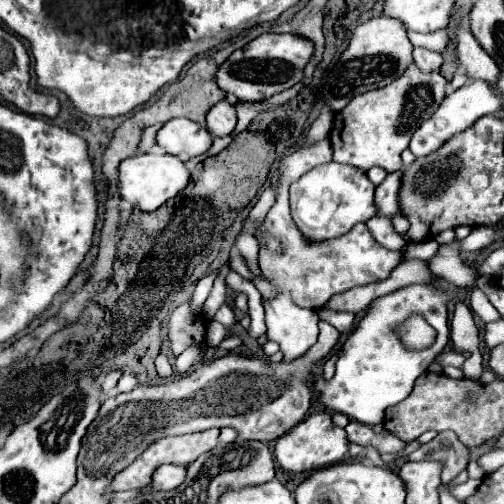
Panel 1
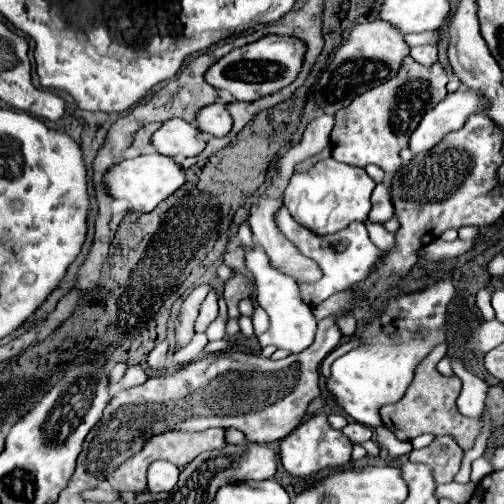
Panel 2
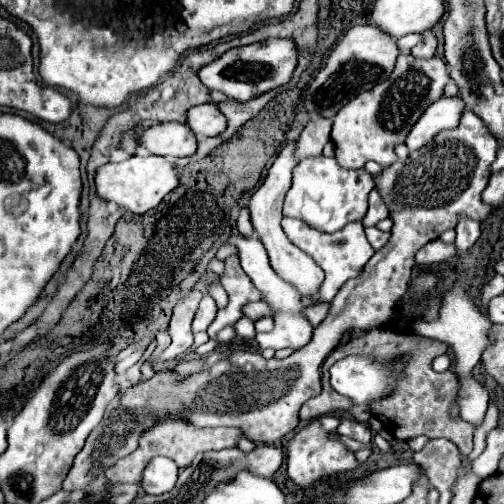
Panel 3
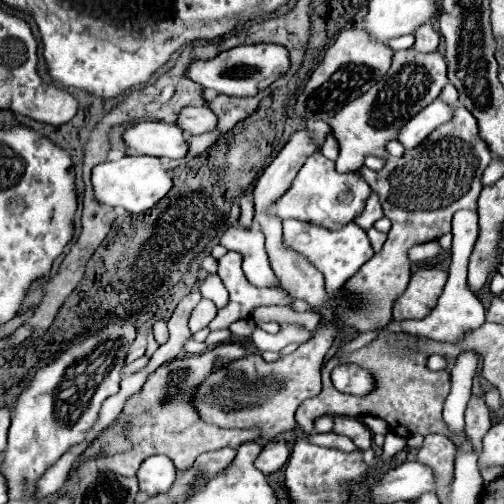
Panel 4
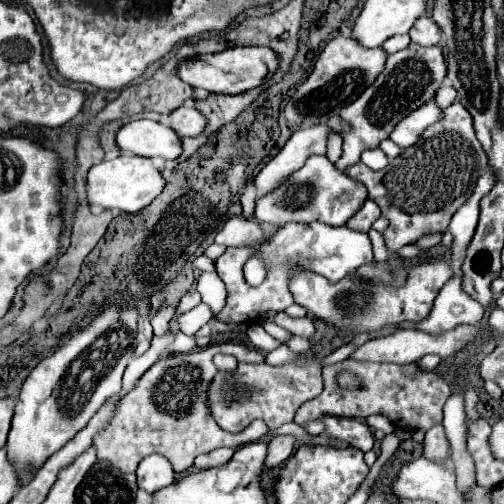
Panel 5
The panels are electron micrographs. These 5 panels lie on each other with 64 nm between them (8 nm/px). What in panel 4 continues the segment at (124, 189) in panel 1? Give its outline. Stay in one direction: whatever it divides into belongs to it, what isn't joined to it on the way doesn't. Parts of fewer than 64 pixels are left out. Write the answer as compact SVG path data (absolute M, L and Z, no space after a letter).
M130 148L128 151L129 154L122 160L98 164L92 170L92 186L94 186L96 200L100 204L118 206L132 214L140 214L140 212L152 208L156 202L160 202L168 194L168 190L172 188L172 176L170 176L168 168L160 162L160 158L152 158L148 154L140 154Z

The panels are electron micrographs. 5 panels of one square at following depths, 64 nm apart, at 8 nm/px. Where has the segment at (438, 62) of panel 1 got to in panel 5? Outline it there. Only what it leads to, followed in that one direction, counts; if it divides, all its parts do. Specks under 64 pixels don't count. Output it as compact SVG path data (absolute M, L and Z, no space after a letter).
M422 16L412 26L410 38L412 38L412 42L416 42L420 46L436 46L440 42L440 38L442 38L442 32L440 32L440 28L436 26L436 22L430 16Z

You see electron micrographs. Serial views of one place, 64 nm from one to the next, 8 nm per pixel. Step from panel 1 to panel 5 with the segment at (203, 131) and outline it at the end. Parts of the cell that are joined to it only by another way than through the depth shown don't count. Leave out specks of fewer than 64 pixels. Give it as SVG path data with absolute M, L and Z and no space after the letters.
M134 120L122 126L116 134L122 152L132 152L148 158L174 160L182 154L180 136L166 124L154 120Z

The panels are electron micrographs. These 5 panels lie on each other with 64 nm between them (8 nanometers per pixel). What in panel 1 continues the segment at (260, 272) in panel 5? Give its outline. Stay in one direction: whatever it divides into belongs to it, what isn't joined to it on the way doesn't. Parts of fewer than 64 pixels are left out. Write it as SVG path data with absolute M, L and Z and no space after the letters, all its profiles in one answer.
M278 292L276 300L264 300L268 338L280 344L284 362L292 362L308 352L318 336L316 310L300 308L286 292Z

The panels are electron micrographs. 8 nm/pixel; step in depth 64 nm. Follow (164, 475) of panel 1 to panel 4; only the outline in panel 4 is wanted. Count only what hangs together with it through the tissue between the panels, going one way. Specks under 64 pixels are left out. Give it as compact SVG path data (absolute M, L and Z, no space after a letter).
M150 456L138 470L140 490L154 496L168 492L176 480L176 466L168 456Z

